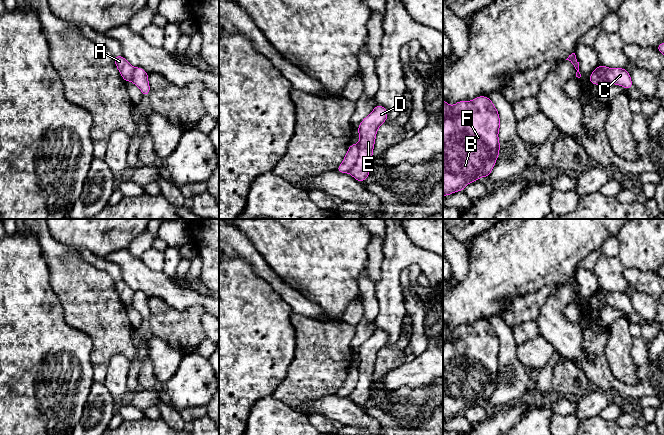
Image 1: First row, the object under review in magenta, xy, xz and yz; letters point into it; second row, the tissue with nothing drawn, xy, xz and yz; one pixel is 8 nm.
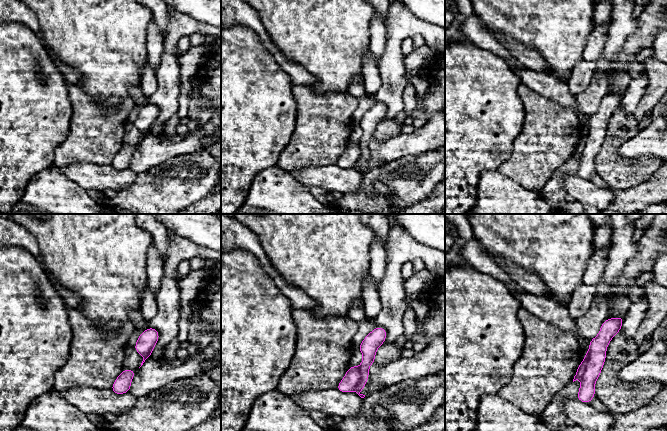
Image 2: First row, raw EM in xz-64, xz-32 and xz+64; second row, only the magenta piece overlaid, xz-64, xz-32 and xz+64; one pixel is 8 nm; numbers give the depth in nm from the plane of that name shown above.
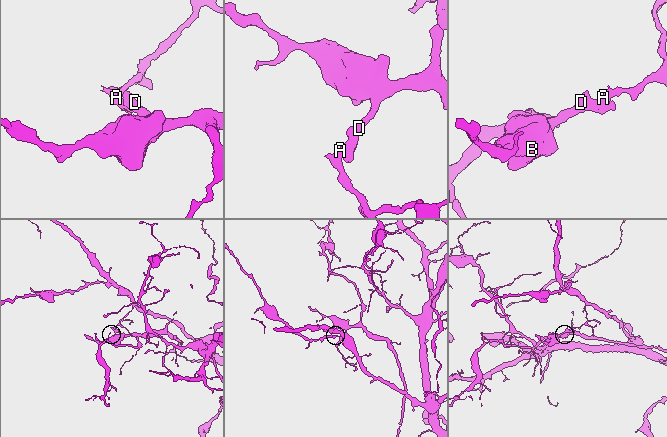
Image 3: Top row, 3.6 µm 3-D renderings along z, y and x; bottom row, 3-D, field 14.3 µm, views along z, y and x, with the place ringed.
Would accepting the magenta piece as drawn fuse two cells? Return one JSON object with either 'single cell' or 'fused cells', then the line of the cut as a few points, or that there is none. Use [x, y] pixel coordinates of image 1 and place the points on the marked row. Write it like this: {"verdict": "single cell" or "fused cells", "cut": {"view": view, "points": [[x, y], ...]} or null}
{"verdict": "fused cells", "cut": {"view": "xz", "points": [[358, 144], [357, 160], [349, 172]]}}

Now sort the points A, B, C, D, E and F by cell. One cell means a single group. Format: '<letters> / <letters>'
A / B C D E F

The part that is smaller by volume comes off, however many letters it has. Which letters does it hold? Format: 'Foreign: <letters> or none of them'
Foreign: B, C, D, E, F

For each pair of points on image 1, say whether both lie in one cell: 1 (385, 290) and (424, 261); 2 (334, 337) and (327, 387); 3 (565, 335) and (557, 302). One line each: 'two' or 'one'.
1: one
2: one
3: one

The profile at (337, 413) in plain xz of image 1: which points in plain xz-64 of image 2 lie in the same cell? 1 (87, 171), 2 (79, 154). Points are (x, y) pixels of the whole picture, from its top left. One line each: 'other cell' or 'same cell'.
1: same cell
2: other cell

